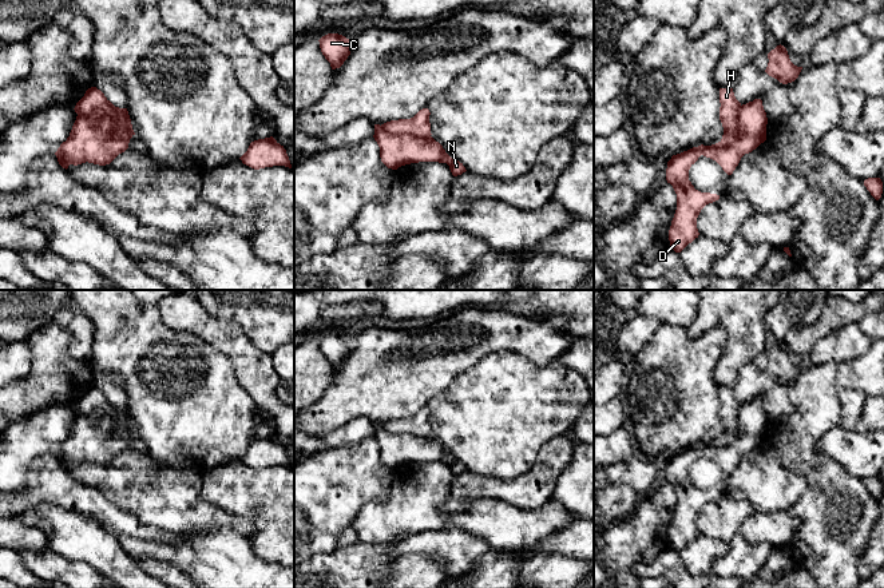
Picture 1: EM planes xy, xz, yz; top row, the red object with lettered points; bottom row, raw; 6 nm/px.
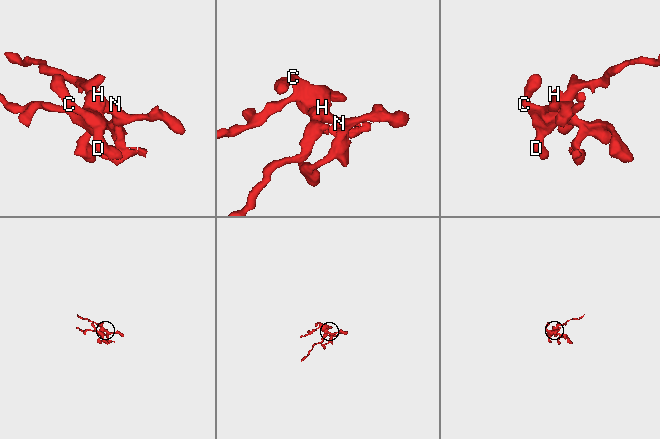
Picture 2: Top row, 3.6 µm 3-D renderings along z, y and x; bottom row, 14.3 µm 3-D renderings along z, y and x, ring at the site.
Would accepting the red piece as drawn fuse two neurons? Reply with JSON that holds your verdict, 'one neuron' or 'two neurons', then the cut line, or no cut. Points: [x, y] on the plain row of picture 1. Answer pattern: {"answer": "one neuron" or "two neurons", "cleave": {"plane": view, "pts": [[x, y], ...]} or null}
{"answer": "two neurons", "cleave": {"plane": "xy", "pts": [[78, 413], [111, 410], [118, 429], [131, 426]]}}

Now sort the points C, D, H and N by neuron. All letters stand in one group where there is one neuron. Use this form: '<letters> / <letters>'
C D N / H

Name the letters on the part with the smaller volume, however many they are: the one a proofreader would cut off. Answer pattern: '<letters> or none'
H

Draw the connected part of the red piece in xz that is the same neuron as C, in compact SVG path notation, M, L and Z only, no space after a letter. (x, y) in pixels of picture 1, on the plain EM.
M328 333L318 341L321 351L330 362L332 369L340 368L353 347L350 339L338 333Z

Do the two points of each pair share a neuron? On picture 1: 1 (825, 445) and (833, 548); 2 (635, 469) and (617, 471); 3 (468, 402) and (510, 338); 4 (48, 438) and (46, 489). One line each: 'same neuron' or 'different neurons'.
1: different neurons
2: same neuron
3: different neurons
4: different neurons

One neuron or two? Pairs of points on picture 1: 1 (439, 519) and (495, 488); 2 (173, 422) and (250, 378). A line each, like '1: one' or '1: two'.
1: two
2: two

